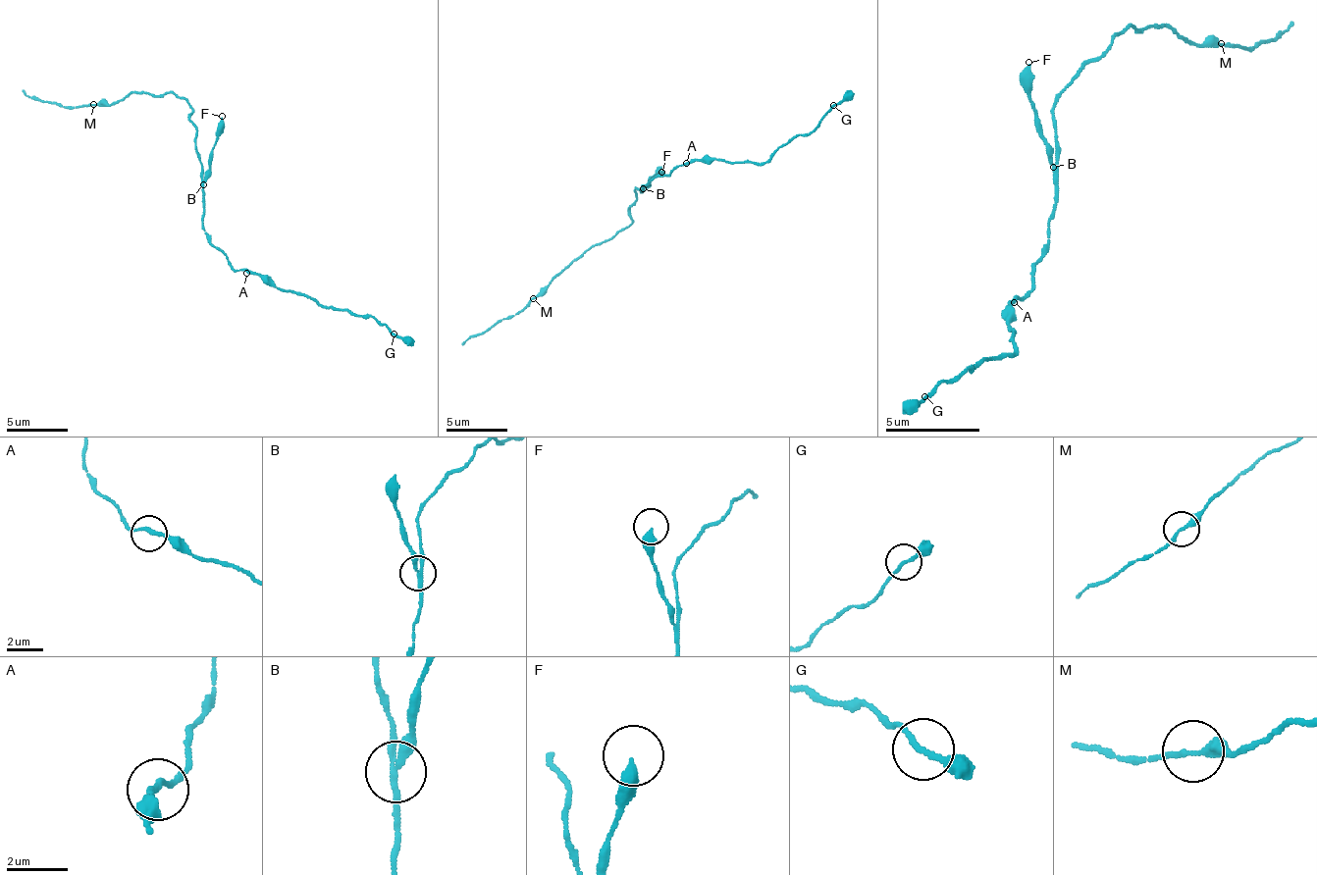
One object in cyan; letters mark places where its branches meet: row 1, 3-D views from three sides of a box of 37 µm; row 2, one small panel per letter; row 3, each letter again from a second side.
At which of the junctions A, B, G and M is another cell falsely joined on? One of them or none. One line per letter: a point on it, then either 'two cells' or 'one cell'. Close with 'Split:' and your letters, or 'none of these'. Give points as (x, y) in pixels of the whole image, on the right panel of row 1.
A: at (1014, 302); one cell
B: at (1053, 167); two cells
G: at (924, 396); one cell
M: at (1221, 43); one cell
Split: B

